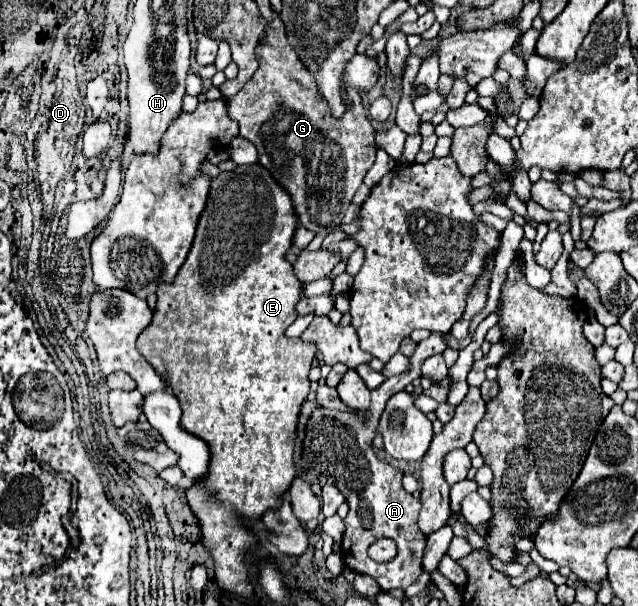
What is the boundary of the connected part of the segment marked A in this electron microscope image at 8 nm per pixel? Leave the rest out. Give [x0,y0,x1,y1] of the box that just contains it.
[300,332,446,590]

